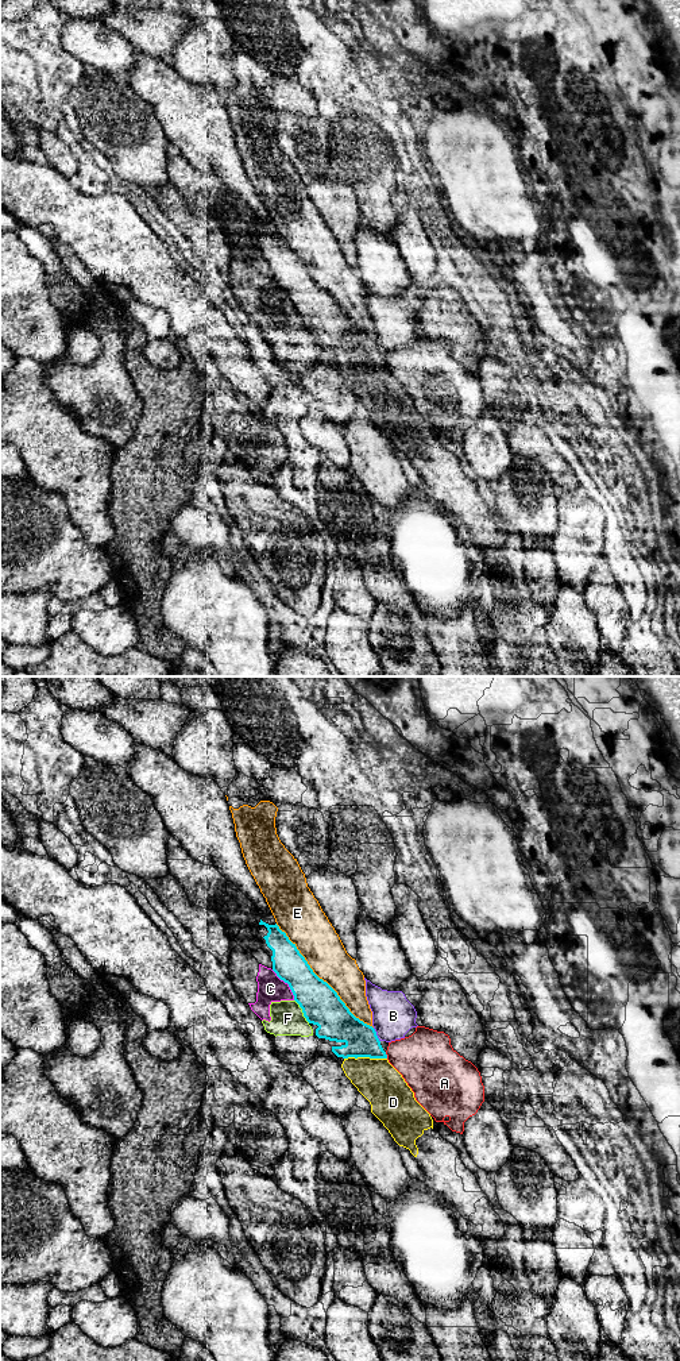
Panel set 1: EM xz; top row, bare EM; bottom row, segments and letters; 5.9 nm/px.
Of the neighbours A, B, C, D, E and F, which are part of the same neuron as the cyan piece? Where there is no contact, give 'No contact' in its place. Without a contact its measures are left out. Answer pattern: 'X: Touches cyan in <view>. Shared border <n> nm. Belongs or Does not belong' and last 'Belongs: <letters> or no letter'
A: Touches cyan in xz. Shared border 40 nm. Does not belong
B: Touches cyan in xz. Shared border 100 nm. Does not belong
C: Touches cyan in xz. Shared border 240 nm. Does not belong
D: Touches cyan in xz. Shared border 260 nm. Belongs
E: Touches cyan in xz. Shared border 850 nm. Does not belong
F: Touches cyan in xz. Shared border 170 nm. Does not belong
Belongs: D

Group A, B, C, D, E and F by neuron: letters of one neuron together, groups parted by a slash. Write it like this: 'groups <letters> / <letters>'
groups A / B / C F / D / E

